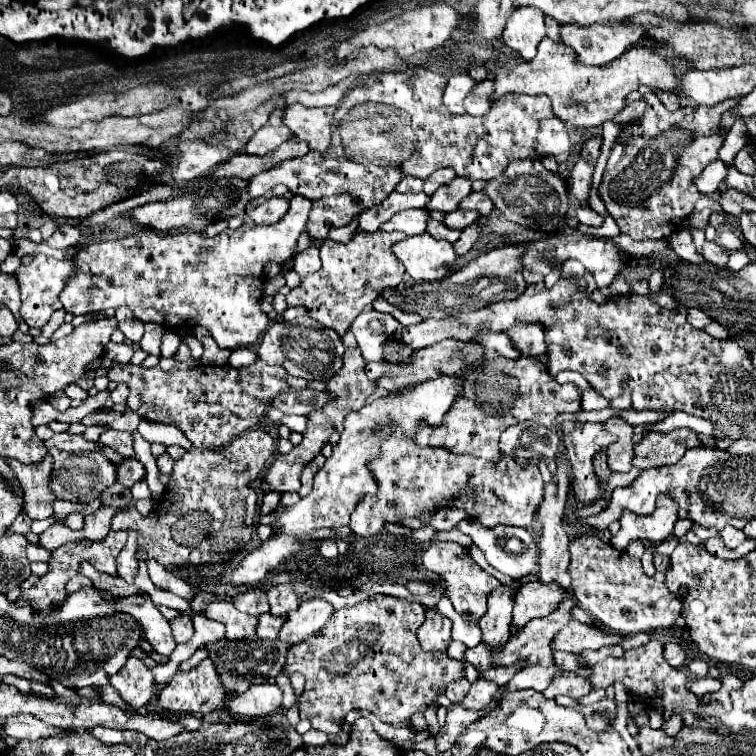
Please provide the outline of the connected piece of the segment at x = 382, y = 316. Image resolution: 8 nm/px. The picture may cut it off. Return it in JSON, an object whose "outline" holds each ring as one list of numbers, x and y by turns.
{"outline":[[372,307,364,311,350,325,350,333,356,337,364,361,384,361,384,343,400,327,400,321,390,313,380,313]]}

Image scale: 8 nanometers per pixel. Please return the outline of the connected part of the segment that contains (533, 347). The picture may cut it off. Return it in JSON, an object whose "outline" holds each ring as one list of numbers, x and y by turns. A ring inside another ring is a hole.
{"outline":[[516,323,506,333,520,355,528,355,528,357,544,355,544,329,540,329,538,323,532,325]]}

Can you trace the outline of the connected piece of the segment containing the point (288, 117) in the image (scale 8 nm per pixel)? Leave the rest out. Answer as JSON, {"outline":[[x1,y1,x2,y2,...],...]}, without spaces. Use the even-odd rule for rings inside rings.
{"outline":[[290,105,284,111,284,123,290,131,306,141,314,151,328,151,332,143,332,119,338,107,308,109,304,105]]}

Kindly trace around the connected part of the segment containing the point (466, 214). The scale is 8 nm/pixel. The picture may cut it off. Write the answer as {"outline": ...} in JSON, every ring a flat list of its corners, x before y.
{"outline":[[456,209,456,211,452,211,452,213,446,213,444,223,446,223,450,229,462,231,462,229,466,229,468,225,474,225,478,219,480,219,480,213,476,213,476,211]]}

